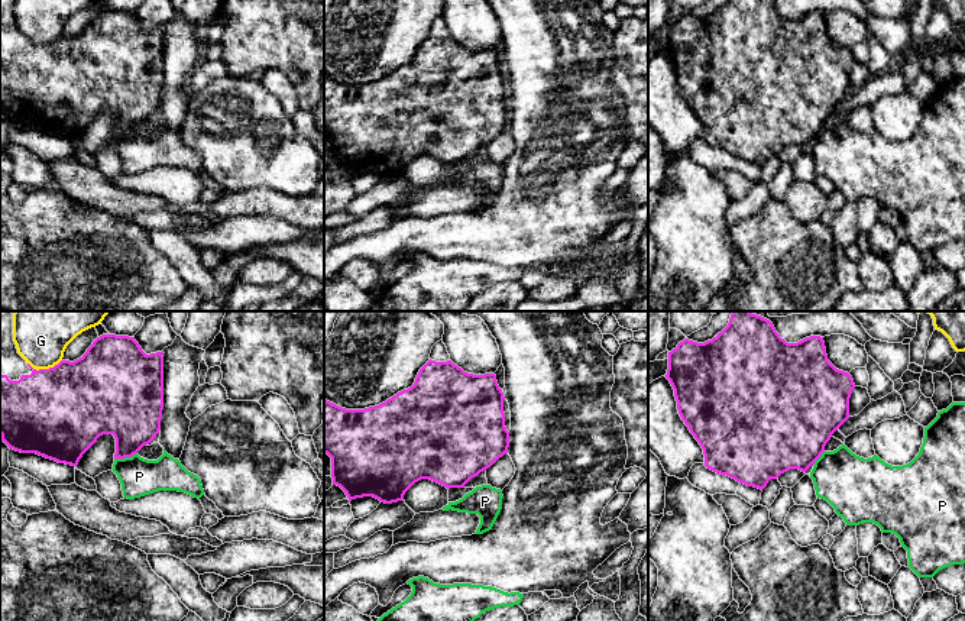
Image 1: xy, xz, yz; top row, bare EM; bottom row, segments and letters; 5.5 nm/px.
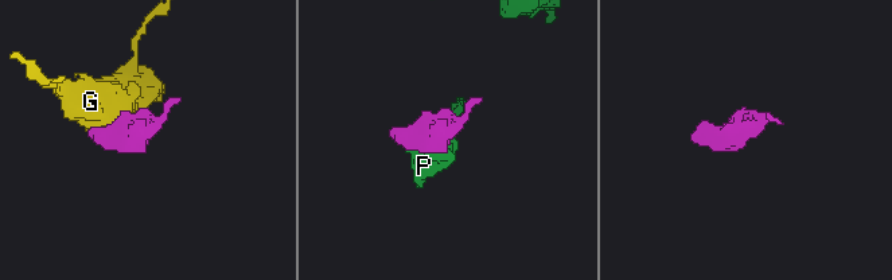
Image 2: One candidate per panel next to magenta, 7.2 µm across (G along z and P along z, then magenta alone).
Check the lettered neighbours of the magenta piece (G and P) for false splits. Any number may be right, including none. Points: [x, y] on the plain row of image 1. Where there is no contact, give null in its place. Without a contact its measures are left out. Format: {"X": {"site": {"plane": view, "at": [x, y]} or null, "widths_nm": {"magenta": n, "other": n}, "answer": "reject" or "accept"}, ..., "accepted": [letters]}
{"G": {"site": {"plane": "xy", "at": [44, 45]}, "widths_nm": {"magenta": 500, "other": 240}, "answer": "reject"}, "P": {"site": {"plane": "xy", "at": [125, 132]}, "widths_nm": {"magenta": 320, "other": 220}, "answer": "reject"}, "accepted": []}

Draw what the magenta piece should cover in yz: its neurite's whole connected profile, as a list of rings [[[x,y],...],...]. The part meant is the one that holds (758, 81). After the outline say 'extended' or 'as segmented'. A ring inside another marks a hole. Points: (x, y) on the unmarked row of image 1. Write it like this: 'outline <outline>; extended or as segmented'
outline [[[728,0],[716,13],[705,19],[684,14],[676,25],[668,28],[668,45],[666,54],[674,65],[681,96],[703,124],[705,142],[716,149],[726,151],[739,159],[761,166],[767,162],[770,155],[777,155],[790,145],[799,145],[806,149],[806,146],[815,140],[825,127],[825,122],[832,110],[849,94],[849,74],[855,64],[852,52],[848,48],[836,45],[828,36],[823,13],[810,12],[797,19],[787,19],[780,13],[773,0]]]; as segmented

